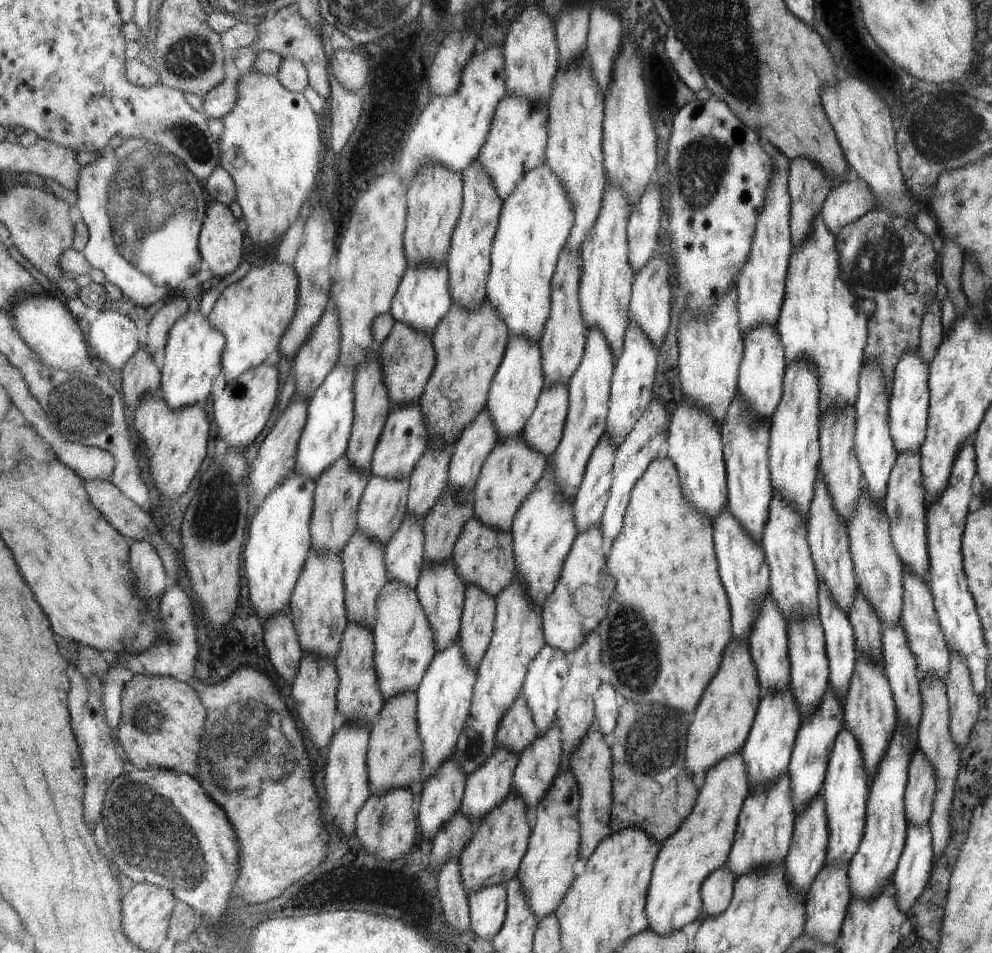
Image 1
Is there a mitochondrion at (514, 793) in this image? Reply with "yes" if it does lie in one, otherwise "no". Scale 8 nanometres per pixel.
no

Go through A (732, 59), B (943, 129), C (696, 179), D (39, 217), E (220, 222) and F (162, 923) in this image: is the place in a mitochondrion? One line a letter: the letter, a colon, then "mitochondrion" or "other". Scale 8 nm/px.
A: mitochondrion
B: mitochondrion
C: mitochondrion
D: mitochondrion
E: other
F: other

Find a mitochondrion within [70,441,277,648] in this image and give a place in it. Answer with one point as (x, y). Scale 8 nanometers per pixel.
(215, 517)

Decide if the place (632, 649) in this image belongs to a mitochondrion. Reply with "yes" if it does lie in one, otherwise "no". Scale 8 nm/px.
yes

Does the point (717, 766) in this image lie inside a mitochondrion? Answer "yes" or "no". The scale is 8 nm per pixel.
no

